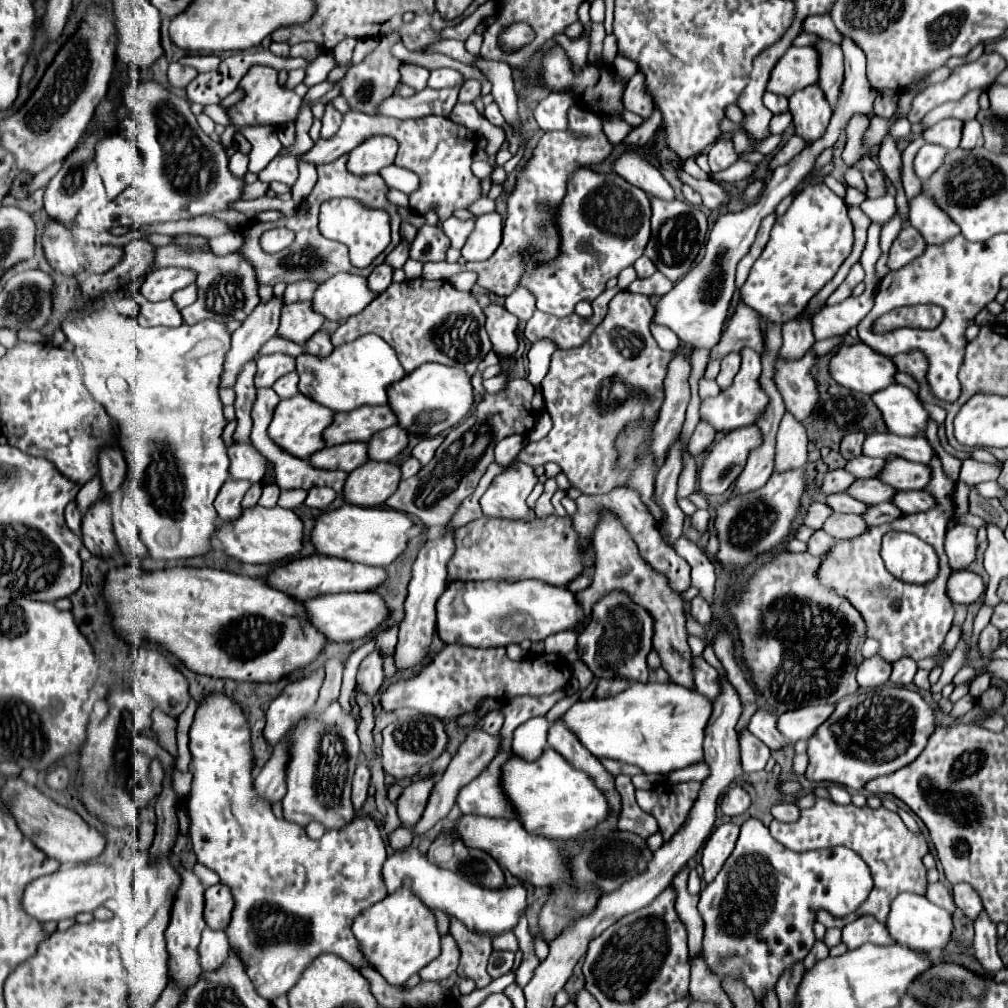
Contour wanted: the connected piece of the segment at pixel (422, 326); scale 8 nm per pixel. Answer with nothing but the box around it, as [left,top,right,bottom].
[331,278,491,376]

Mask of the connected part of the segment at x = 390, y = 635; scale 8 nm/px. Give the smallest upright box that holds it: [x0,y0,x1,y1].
[375,626,397,658]

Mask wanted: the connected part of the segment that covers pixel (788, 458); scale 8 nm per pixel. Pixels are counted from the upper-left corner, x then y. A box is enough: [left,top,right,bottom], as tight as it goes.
[775,414,807,470]

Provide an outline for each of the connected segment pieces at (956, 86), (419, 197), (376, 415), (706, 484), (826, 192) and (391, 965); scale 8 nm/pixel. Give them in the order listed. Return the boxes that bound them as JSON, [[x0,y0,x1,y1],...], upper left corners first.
[[909,52,1007,124],[303,112,481,222],[323,406,395,446],[699,426,761,496],[741,184,853,324],[351,888,439,986]]

